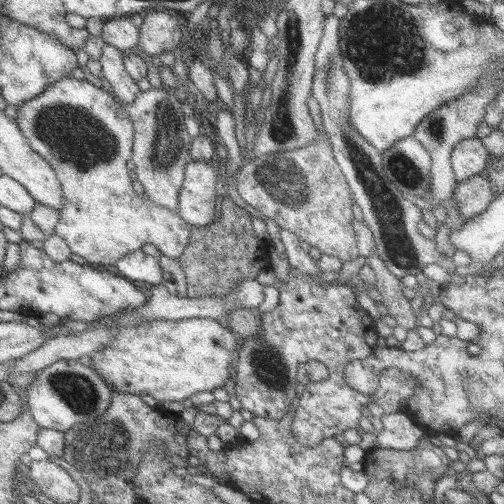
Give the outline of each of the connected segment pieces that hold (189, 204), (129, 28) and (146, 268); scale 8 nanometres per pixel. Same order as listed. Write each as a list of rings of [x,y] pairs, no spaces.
[[[192,160],[185,166],[185,177],[178,198],[178,215],[191,227],[206,227],[216,220],[216,178],[221,167],[217,161]]]
[[[120,17],[104,21],[101,37],[105,44],[126,53],[127,50],[136,48],[140,33],[130,17]]]
[[[141,249],[126,254],[114,266],[118,270],[118,275],[128,281],[148,282],[152,285],[163,281],[159,258],[148,256]]]

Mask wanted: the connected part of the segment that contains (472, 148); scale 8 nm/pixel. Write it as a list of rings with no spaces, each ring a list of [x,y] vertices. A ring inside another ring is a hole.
[[[477,137],[461,140],[449,157],[450,168],[455,174],[457,183],[483,174],[491,159],[484,143]]]

